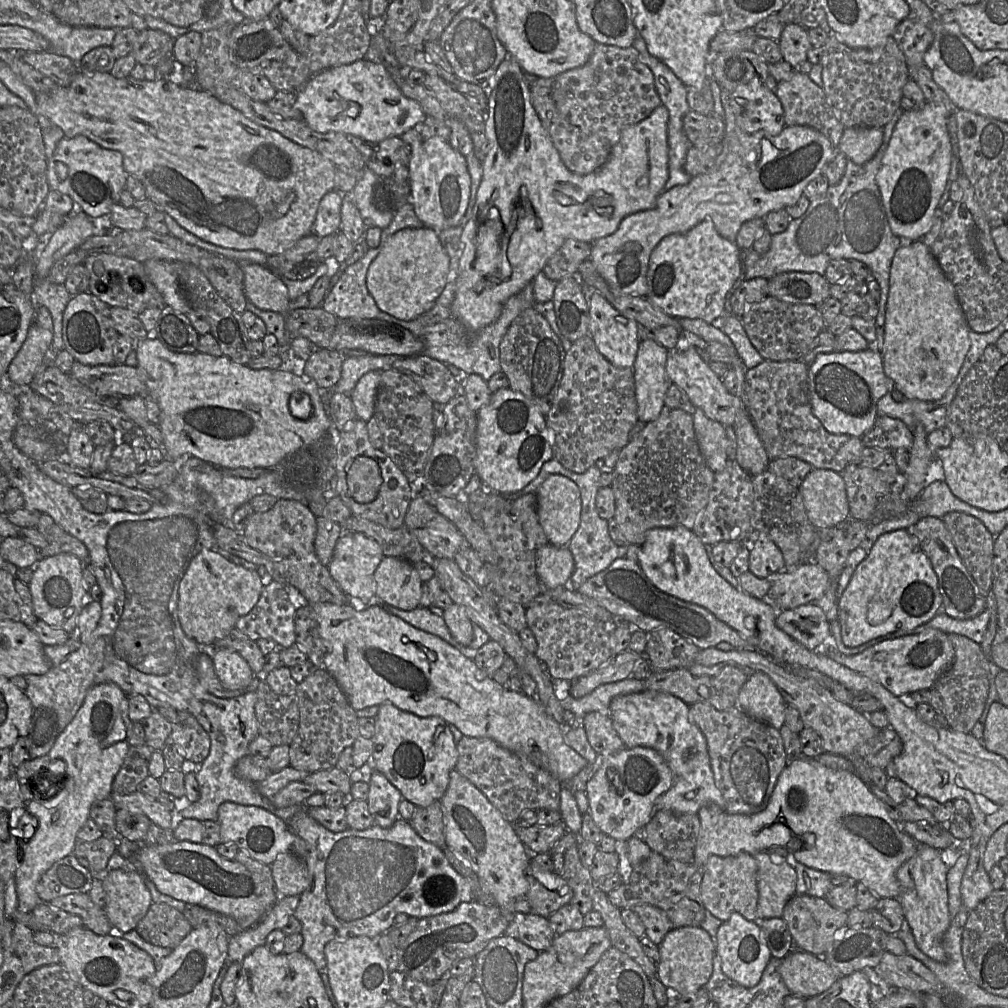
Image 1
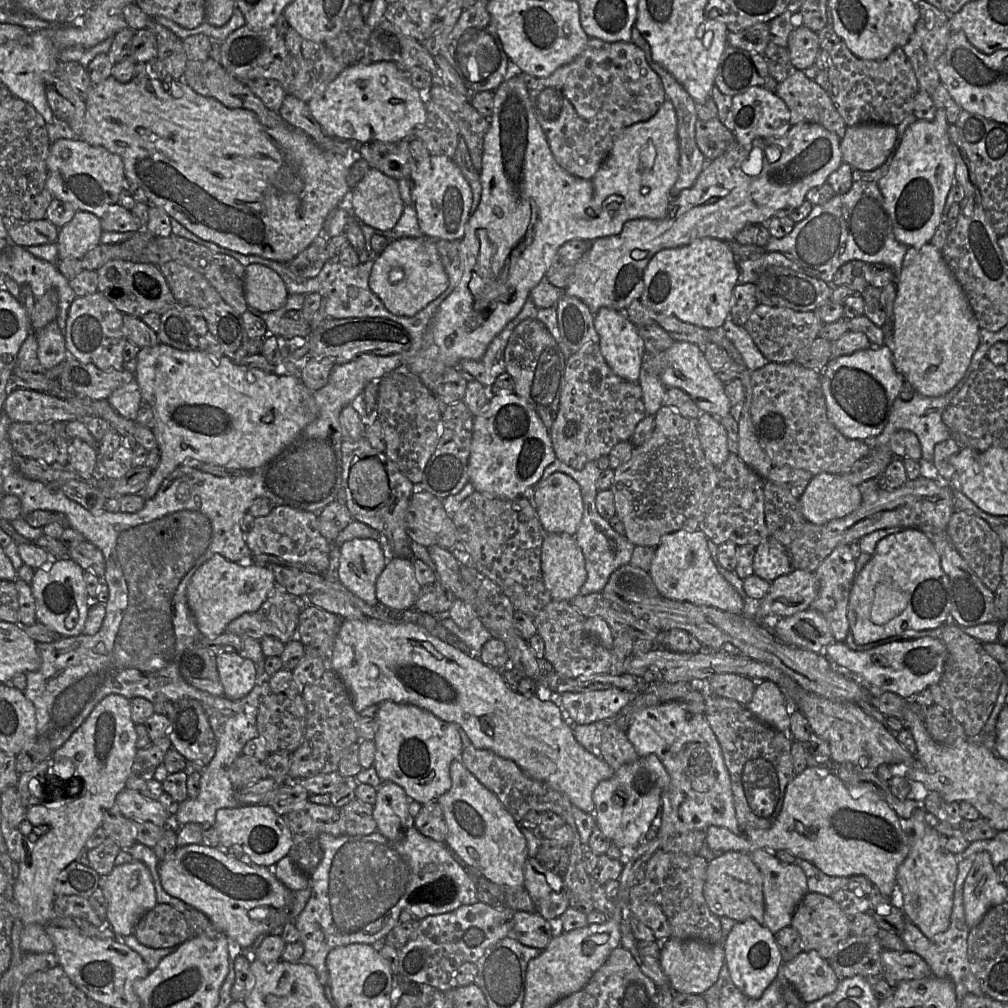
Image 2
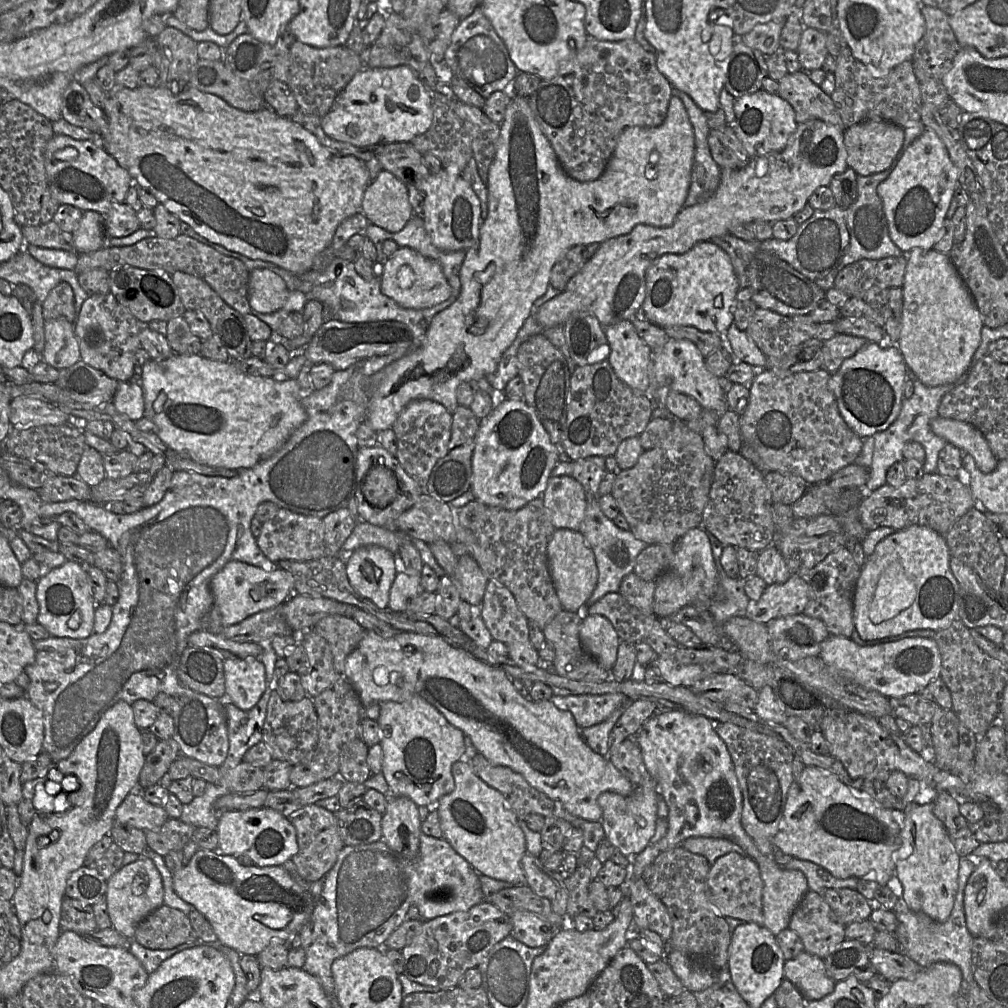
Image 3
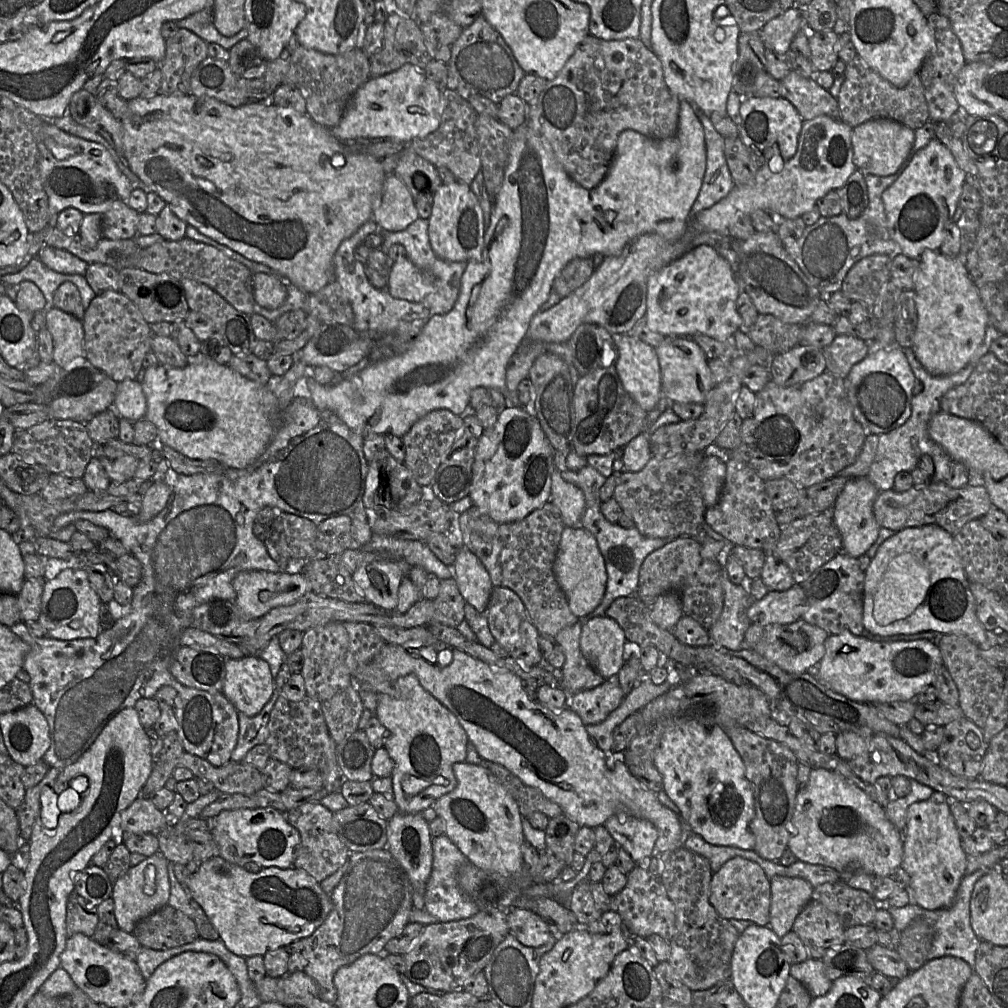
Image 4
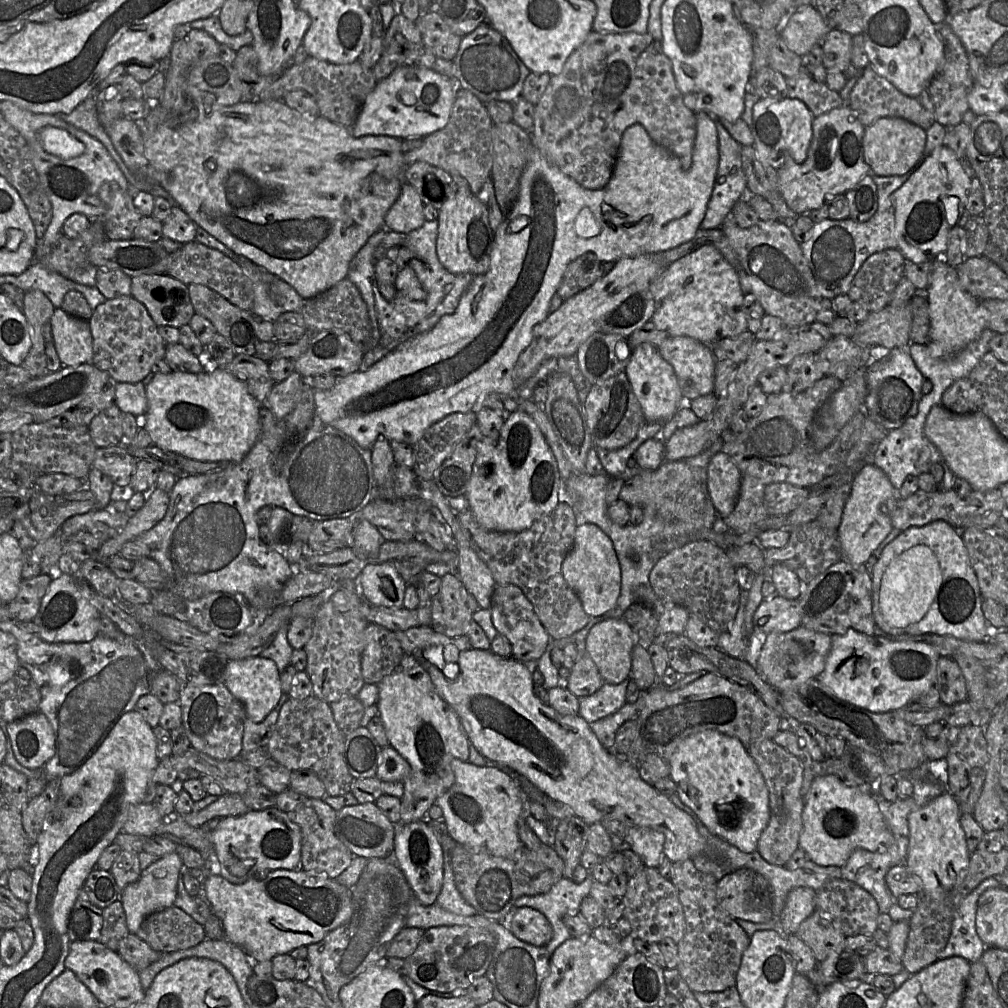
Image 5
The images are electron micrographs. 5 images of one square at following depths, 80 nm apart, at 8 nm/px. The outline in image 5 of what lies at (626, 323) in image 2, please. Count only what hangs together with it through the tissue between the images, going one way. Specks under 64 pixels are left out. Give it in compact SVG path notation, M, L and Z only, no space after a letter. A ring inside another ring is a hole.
M642 343L633 348L625 374L646 422L667 422L686 404L673 367L661 357L657 347L650 343Z

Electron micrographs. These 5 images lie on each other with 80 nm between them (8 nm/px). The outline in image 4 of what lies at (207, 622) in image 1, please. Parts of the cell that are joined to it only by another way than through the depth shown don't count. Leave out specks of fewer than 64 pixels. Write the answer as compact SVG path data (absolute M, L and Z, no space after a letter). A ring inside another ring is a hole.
M284 568L280 572L242 571L233 579L236 592L234 603L240 610L244 620L260 619L271 609L291 605L304 594L311 592L310 584L301 573L291 573Z

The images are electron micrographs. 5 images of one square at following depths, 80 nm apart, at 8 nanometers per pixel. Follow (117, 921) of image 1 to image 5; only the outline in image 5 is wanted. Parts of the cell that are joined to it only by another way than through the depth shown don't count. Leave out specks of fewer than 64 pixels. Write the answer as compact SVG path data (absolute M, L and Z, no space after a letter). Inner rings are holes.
M177 853L164 855L143 870L136 882L121 891L120 901L125 911L130 933L135 934L147 916L174 906L178 880L182 877L183 870L183 862Z

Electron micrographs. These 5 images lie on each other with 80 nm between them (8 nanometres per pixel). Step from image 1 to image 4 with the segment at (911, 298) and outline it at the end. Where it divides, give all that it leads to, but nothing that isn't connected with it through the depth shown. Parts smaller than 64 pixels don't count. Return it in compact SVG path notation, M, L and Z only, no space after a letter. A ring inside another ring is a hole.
M926 249L913 277L917 325L912 350L922 366L934 376L947 376L963 369L981 345L989 315L978 289L960 258Z

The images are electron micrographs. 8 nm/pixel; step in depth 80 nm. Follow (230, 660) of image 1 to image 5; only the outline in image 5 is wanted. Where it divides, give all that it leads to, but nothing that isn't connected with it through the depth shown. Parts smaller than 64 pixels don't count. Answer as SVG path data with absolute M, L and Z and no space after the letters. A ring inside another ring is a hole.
M255 656L229 661L224 684L231 694L244 705L247 718L254 723L260 723L276 707L283 695L280 675L273 660Z

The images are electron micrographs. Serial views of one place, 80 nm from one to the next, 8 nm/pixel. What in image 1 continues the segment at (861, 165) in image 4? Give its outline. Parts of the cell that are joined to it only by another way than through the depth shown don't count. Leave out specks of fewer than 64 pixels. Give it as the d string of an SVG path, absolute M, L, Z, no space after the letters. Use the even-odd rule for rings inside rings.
M845 128L838 151L856 164L871 160L883 143L883 128Z

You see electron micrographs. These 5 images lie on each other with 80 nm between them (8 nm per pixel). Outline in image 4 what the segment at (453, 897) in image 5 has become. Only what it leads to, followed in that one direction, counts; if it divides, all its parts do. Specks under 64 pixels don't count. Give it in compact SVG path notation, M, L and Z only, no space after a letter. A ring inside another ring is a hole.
M446 835L432 839L433 862L430 877L424 892L425 910L439 922L467 919L479 912L479 908L461 891L458 884L458 869L468 862L467 858Z

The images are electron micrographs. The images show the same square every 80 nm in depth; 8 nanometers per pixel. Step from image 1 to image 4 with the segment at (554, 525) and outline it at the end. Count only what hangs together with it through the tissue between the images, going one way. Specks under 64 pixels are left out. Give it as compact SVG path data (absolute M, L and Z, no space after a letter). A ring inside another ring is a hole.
M556 466L552 473L550 502L560 510L566 527L581 527L585 509L584 494L580 488L565 481Z

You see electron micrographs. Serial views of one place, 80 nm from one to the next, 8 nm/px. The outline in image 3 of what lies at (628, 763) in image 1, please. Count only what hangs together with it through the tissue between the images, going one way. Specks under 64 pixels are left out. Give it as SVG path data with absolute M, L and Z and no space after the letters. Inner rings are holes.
M651 776L641 784L636 785L633 793L629 796L622 796L613 792L603 792L598 796L597 803L602 809L600 822L603 826L605 837L623 855L634 857L650 844L658 819L658 797L658 784Z

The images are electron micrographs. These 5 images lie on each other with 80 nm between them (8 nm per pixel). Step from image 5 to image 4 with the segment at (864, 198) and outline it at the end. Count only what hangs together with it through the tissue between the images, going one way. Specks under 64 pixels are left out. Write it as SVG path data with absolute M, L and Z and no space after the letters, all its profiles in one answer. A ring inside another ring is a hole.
M856 170L846 183L835 190L840 197L843 212L852 219L858 218L869 204L865 175Z

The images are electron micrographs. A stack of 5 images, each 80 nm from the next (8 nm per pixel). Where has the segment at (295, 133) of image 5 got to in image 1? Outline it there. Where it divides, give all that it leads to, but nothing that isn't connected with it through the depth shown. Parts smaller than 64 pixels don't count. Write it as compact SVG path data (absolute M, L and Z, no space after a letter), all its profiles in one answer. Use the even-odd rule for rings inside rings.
M81 71L77 74L77 76L74 78L74 80L71 82L70 85L66 87L59 87L56 90L52 92L48 92L48 93L37 92L35 93L35 96L36 96L36 115L43 115L47 117L52 122L53 125L61 128L65 134L64 138L84 136L105 149L119 151L123 156L123 166L126 172L129 175L132 175L135 178L139 179L143 183L146 189L147 197L154 202L154 204L157 206L159 210L163 211L164 213L169 214L171 217L173 217L176 220L176 222L180 226L182 226L184 229L186 229L190 233L194 234L196 237L199 237L200 239L208 243L212 243L220 247L230 248L230 249L235 249L235 250L259 250L265 253L267 256L276 255L276 254L284 252L285 250L288 250L299 239L311 234L312 227L313 227L316 213L317 213L317 209L318 209L318 206L319 206L319 203L322 197L327 192L335 189L334 177L335 177L336 165L333 162L331 162L330 160L325 158L323 155L321 155L320 153L314 150L311 150L297 143L294 143L293 141L285 138L284 136L282 136L280 133L278 133L275 130L272 130L267 127L254 123L253 121L245 117L241 112L234 109L232 106L219 101L213 95L194 86L179 86L171 82L168 79L158 79L155 81L136 80L132 77L116 78L111 73L82 72Z

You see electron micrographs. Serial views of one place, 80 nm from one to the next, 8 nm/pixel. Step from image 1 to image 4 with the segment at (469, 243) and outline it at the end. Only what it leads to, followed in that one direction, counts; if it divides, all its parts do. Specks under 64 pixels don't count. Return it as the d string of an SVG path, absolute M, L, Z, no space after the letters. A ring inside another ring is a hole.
M683 99L680 100L679 123L675 136L664 140L654 140L632 129L622 131L618 136L616 150L608 172L603 181L593 189L586 189L580 186L568 175L563 166L556 159L547 141L533 129L531 122L519 126L513 130L513 138L504 170L503 182L492 201L490 223L485 230L483 258L480 261L470 260L467 262L461 278L459 296L454 307L446 314L434 315L424 326L420 334L411 342L410 347L400 355L369 364L369 366L361 372L338 381L335 380L332 384L326 386L319 385L309 377L308 387L310 389L313 405L321 411L336 414L351 430L362 437L368 434L379 434L384 436L394 435L402 438L416 421L431 411L448 409L455 415L460 416L471 412L472 408L469 405L470 393L476 387L495 388L502 393L507 400L507 397L511 393L506 386L506 370L509 362L520 344L525 341L532 317L548 299L553 289L554 279L564 266L576 257L591 258L596 253L604 257L618 255L629 242L645 233L656 233L667 240L681 239L687 231L691 218L691 210L699 195L705 175L706 164L707 151L704 128L690 103Z

